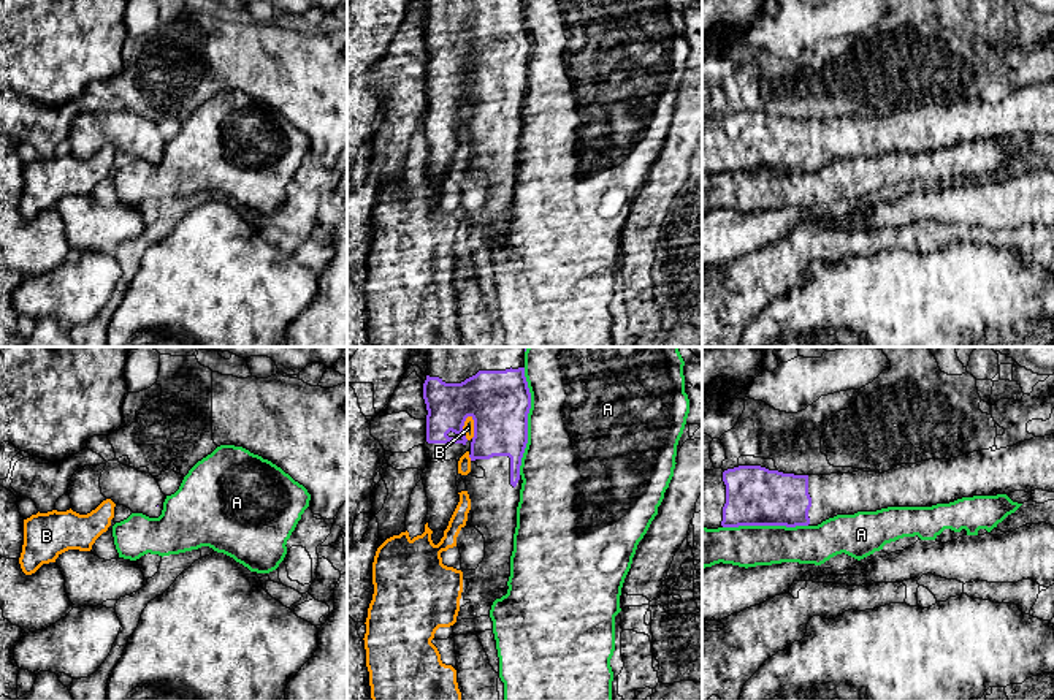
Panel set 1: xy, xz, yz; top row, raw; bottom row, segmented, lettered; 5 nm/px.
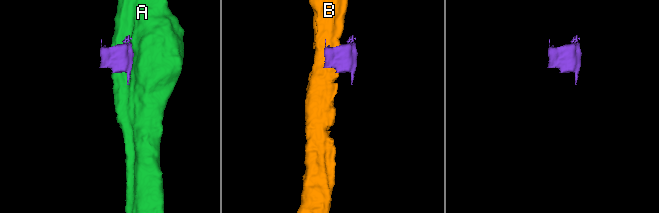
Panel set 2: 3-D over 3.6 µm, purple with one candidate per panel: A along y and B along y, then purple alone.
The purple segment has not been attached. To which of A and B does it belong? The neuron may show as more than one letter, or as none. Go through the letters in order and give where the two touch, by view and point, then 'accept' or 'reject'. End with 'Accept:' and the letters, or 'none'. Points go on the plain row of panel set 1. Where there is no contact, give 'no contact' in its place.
A: contact xz (526, 67); reject
B: contact xz (474, 72); reject
Accept: none

